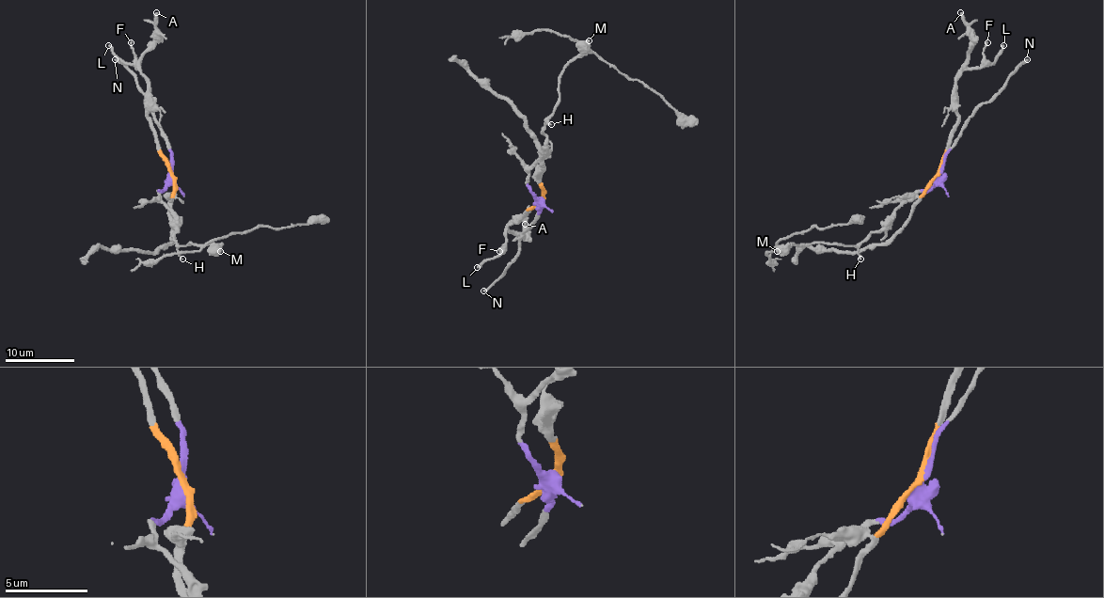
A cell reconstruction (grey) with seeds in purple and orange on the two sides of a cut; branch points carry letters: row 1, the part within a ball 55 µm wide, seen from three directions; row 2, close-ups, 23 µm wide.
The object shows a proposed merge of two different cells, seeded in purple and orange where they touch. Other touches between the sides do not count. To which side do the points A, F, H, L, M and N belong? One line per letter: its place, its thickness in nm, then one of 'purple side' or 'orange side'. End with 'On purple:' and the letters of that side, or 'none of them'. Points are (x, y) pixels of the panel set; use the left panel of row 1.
A: at (156, 12); 340 nm thick; orange side
F: at (131, 42); 150 nm thick; orange side
H: at (182, 259); 140 nm thick; purple side
L: at (108, 45); 200 nm thick; orange side
M: at (220, 251); 550 nm thick; purple side
N: at (115, 59); 240 nm thick; purple side
On purple: H, M, N

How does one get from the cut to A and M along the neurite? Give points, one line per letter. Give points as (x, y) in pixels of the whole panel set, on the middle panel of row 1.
A: (540, 201), (519, 220), (510, 224), (509, 228), (522, 236), (526, 224)
M: (540, 201), (530, 191), (528, 170), (543, 155), (546, 141), (543, 127), (557, 103), (560, 72), (590, 39)

